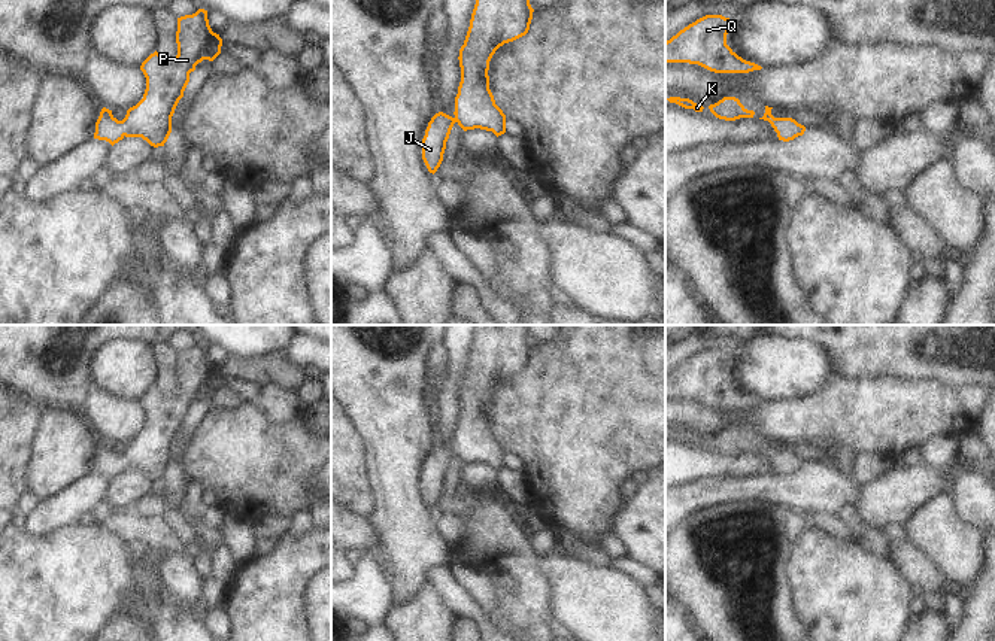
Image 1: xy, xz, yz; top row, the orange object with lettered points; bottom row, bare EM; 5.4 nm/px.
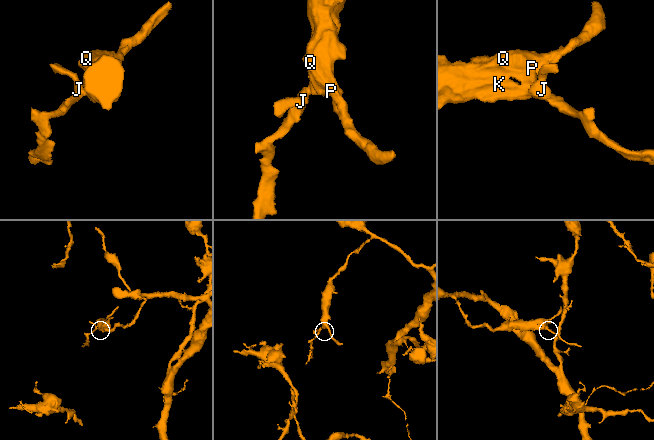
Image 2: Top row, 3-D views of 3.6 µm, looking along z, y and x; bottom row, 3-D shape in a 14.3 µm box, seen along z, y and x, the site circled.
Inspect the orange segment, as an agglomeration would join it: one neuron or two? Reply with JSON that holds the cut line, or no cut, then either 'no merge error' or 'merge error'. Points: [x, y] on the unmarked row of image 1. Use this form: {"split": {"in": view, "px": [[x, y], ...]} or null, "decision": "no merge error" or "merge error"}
{"split": null, "decision": "no merge error"}

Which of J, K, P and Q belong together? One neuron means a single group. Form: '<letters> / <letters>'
J K P Q

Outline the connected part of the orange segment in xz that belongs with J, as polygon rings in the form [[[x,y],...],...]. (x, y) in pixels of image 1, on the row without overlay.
[[[476,325],[470,361],[458,391],[461,416],[455,450],[436,447],[422,473],[422,493],[430,507],[440,501],[455,456],[464,465],[480,462],[497,471],[506,467],[506,449],[489,423],[489,395],[500,380],[528,367],[533,346],[527,325]]]

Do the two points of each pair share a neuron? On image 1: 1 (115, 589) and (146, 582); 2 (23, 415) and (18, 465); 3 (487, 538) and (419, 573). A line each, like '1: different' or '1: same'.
1: different
2: same
3: different

